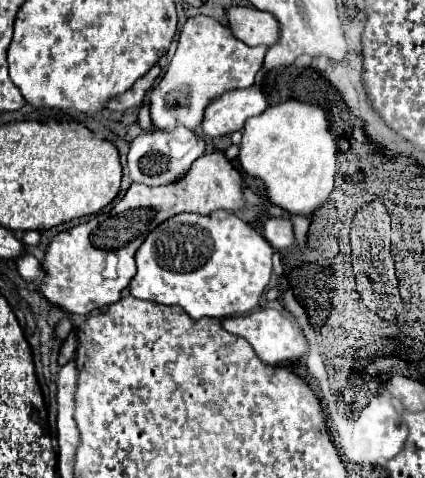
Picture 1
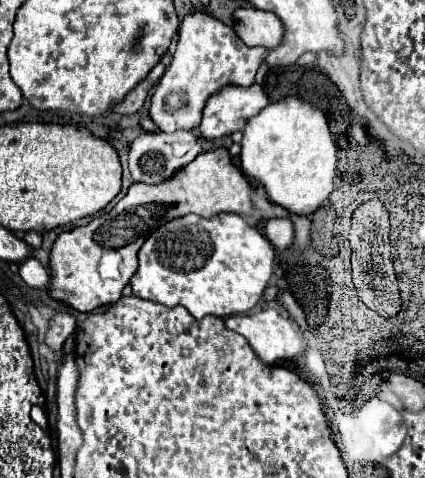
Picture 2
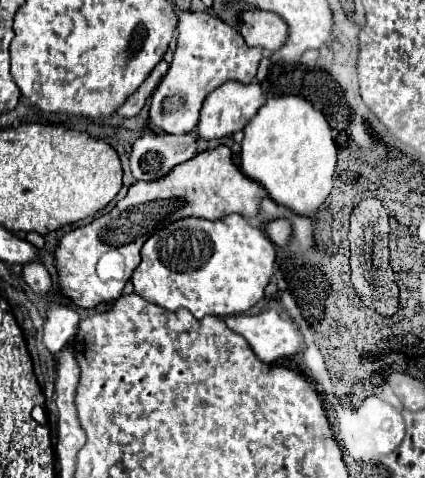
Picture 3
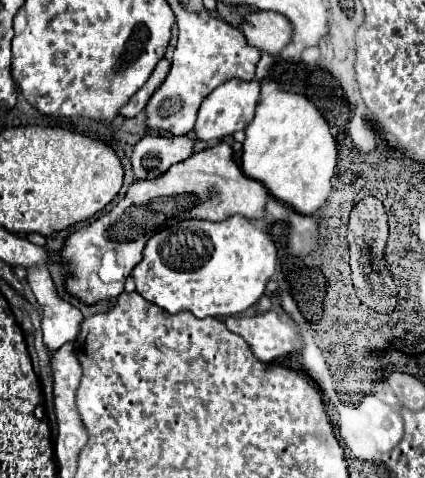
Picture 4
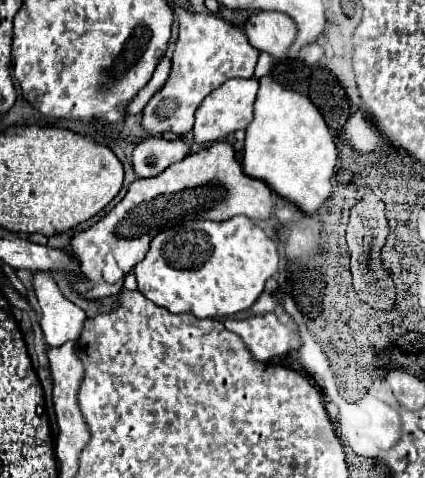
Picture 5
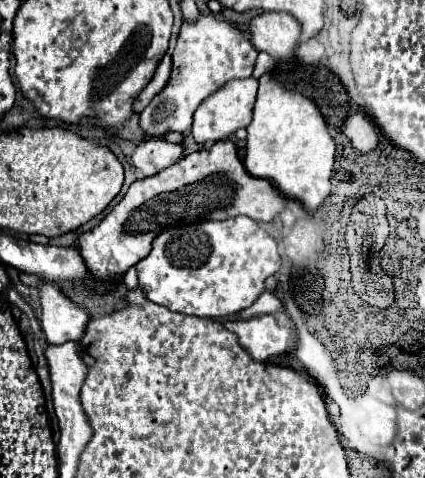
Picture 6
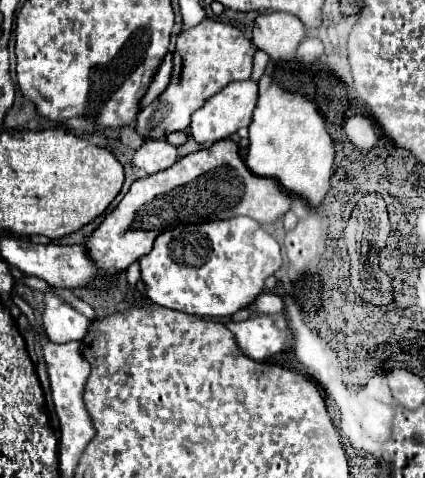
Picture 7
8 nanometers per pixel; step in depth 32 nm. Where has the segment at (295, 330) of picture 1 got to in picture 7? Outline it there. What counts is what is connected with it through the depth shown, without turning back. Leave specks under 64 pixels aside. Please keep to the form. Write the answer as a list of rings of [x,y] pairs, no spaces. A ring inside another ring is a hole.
[[[258,316],[244,322],[228,322],[228,330],[236,336],[238,348],[252,360],[264,360],[284,348],[284,336],[274,328],[272,318]]]

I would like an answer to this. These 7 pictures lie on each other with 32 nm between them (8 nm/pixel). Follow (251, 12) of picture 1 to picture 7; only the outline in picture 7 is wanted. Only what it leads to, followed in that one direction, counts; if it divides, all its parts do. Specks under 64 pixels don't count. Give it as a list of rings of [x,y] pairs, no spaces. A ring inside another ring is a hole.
[[[286,12],[260,14],[254,20],[252,42],[264,50],[274,62],[286,62],[296,58],[300,42],[306,38],[304,24]]]

